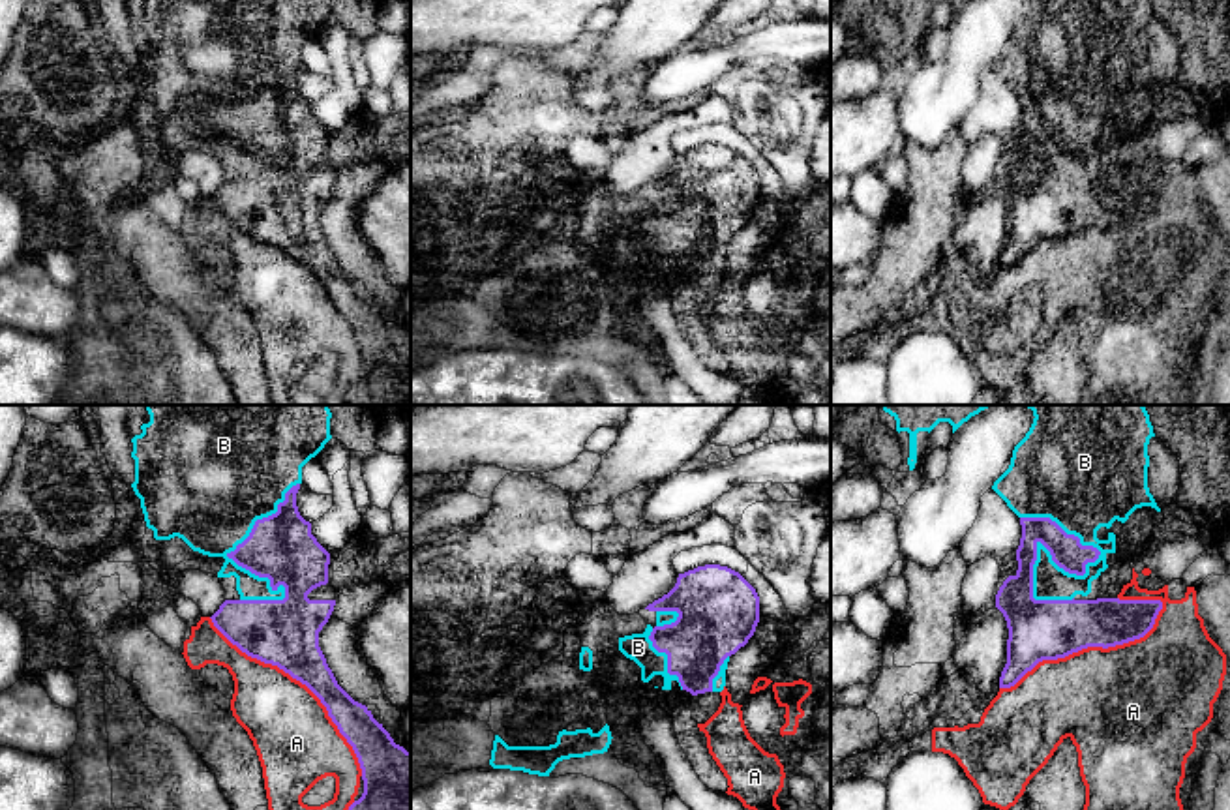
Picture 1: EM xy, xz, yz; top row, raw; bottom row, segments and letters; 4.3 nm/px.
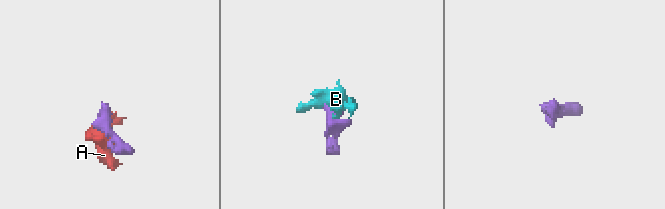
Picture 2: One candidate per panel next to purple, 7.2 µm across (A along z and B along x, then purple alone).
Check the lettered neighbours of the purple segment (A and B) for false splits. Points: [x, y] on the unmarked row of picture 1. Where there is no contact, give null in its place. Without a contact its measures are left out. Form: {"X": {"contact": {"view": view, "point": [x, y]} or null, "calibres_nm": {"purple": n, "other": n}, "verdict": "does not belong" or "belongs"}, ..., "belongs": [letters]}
{"A": {"contact": {"view": "yz", "point": [1088, 225]}, "calibres_nm": {"purple": 260, "other": 440}, "verdict": "does not belong"}, "B": {"contact": {"view": "yz", "point": [1065, 150]}, "calibres_nm": {"purple": 240, "other": 190}, "verdict": "belongs"}, "belongs": ["B"]}

